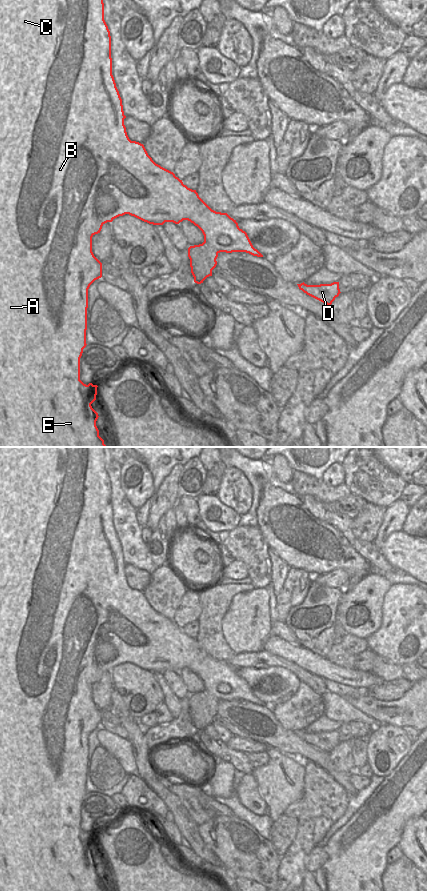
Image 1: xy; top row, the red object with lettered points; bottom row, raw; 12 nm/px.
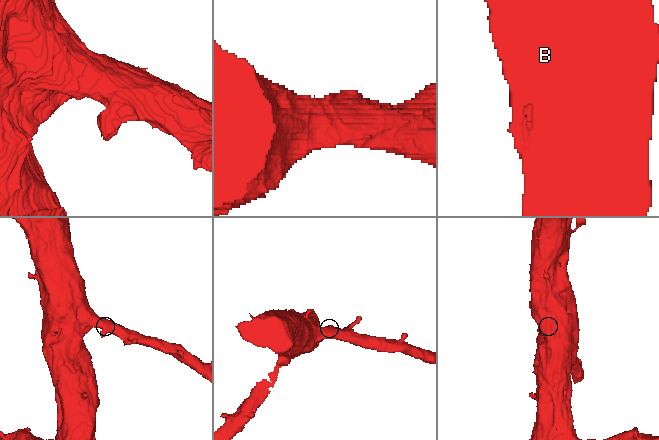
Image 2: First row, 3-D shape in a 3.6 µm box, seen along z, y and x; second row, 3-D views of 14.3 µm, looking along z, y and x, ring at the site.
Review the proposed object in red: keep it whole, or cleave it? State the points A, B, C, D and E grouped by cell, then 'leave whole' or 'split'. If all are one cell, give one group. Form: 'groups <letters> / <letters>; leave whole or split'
groups A B C D E; leave whole

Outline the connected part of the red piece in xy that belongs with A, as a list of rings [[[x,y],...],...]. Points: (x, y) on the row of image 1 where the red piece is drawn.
[[[0,0],[0,447],[107,447],[104,440],[99,436],[96,426],[98,413],[92,408],[91,404],[96,400],[97,385],[84,384],[80,380],[80,358],[83,349],[86,347],[87,330],[87,308],[88,308],[88,289],[97,279],[102,277],[102,263],[92,252],[92,237],[100,233],[102,226],[107,222],[112,222],[115,218],[129,214],[144,222],[153,225],[163,225],[165,222],[179,224],[183,220],[188,220],[197,226],[204,235],[204,242],[188,248],[191,273],[194,282],[197,284],[212,276],[212,270],[217,265],[217,257],[220,252],[246,252],[253,256],[263,257],[263,255],[253,247],[247,233],[239,228],[236,220],[227,213],[212,210],[198,195],[196,190],[192,190],[183,184],[182,180],[175,174],[160,165],[156,164],[148,155],[143,144],[131,141],[127,135],[124,125],[124,115],[122,99],[116,87],[112,75],[111,58],[111,36],[108,26],[104,20],[103,0]]]

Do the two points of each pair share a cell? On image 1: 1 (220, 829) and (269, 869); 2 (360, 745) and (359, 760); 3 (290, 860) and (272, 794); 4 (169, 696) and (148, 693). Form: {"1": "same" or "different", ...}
{"1": "same", "2": "same", "3": "different", "4": "different"}

